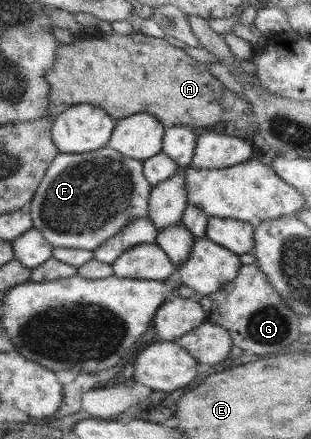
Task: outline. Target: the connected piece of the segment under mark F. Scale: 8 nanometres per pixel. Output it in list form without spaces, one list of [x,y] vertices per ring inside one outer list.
[[[103,148],[79,154],[59,153],[49,164],[35,197],[28,203],[35,229],[55,248],[77,248],[94,251],[105,240],[115,236],[135,218],[147,218],[152,184],[143,174],[142,161],[127,158],[114,148]]]

